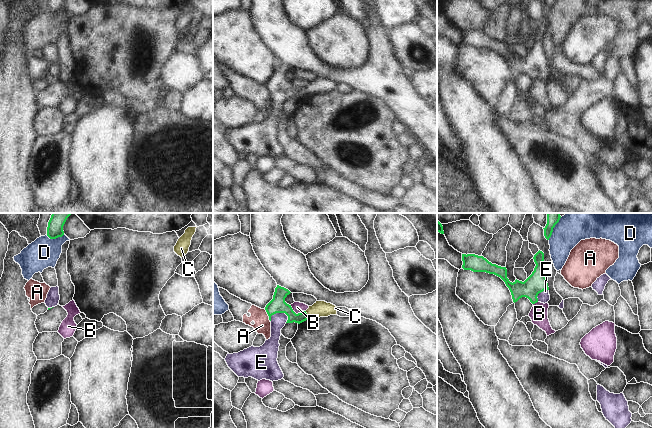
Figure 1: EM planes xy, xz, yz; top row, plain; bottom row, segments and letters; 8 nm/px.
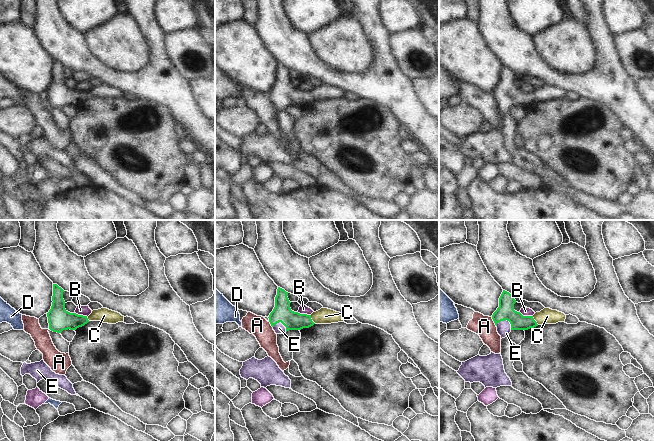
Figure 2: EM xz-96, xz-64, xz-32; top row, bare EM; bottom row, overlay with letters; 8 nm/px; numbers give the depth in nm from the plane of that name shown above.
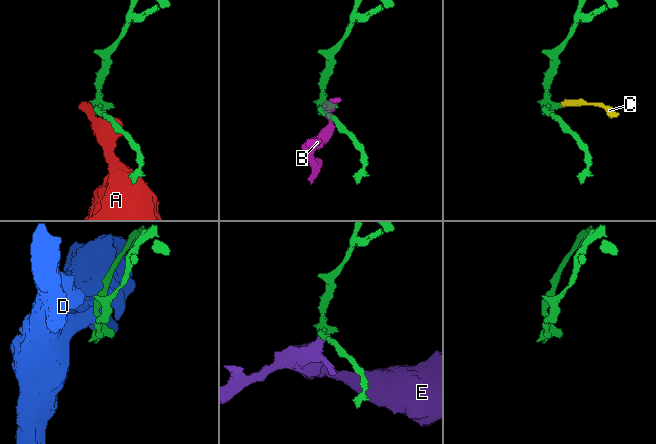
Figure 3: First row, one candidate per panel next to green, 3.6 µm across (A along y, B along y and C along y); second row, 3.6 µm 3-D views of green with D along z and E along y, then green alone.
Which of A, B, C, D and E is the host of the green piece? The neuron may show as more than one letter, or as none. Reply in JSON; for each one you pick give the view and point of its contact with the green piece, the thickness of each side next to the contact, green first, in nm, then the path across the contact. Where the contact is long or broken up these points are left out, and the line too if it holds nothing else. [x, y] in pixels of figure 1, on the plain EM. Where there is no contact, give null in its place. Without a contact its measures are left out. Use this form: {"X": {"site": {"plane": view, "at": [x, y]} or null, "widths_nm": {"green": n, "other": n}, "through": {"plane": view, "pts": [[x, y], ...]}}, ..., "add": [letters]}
{"C": {"site": {"plane": "xz", "at": [307, 91]}, "widths_nm": {"green": 130, "other": 130}, "through": {"plane": "xz", "pts": [[278, 81], [293, 92], [307, 91], [319, 85]]}}, "E": {"site": {"plane": "xz", "at": [277, 88]}, "widths_nm": {"green": 130, "other": 120}, "through": {"plane": "xz", "pts": [[277, 81], [277, 88], [278, 96]]}}, "add": ["C", "E"]}

